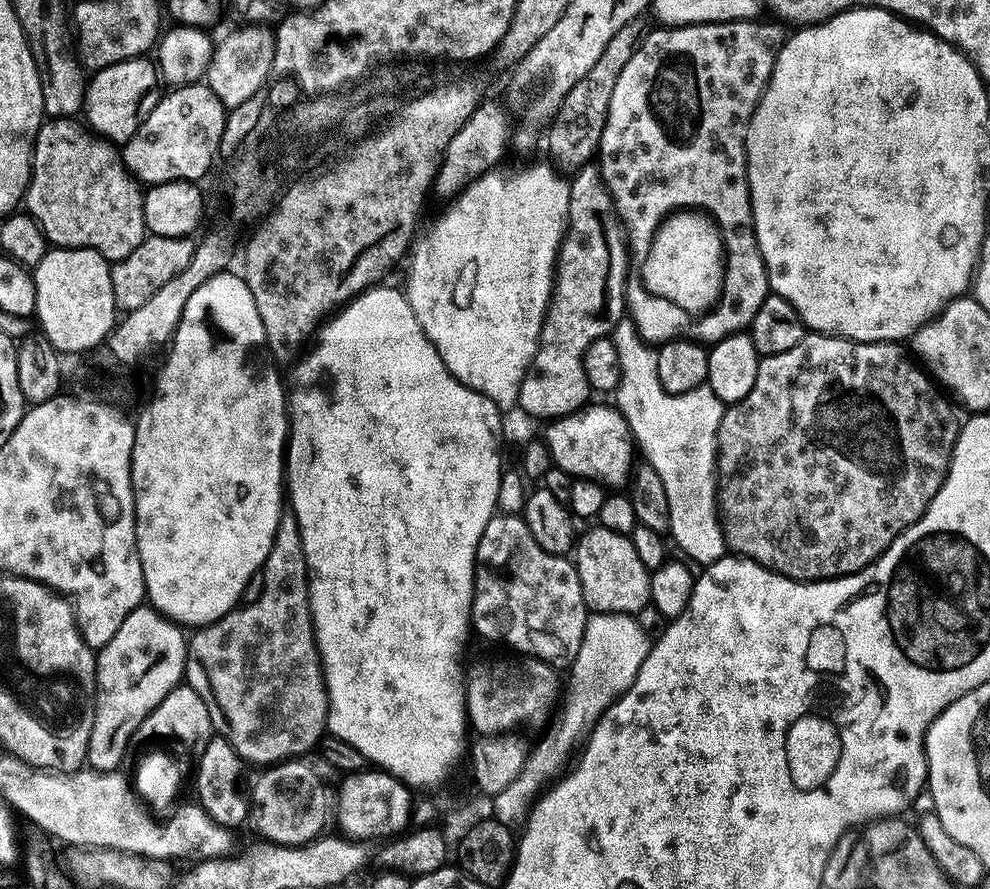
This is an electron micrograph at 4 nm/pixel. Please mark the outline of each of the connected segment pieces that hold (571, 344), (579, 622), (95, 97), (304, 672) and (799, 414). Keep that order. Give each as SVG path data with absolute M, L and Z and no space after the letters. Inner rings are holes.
M589 162L577 168L568 189L568 230L556 260L548 313L544 316L536 357L520 387L518 406L526 410L526 414L534 414L540 422L569 416L589 403L590 389L584 369L584 355L598 338L611 337L618 322L626 316L629 243L599 167ZM608 240L620 241L611 248Z
M486 522L486 530L482 530L482 538L476 547L476 577L470 621L475 635L477 632L488 640L505 640L516 651L513 653L533 656L557 670L568 670L574 658L578 658L582 634L589 618L590 609L585 606L582 598L582 582L578 578L578 570L568 556L555 556L542 550L542 546L534 542L534 534L530 534L530 538L522 538L522 523Z
M151 59L123 60L114 66L93 71L84 89L84 107L87 127L95 135L117 145L127 144L138 126L154 110L162 95L159 71Z
M282 518L278 522L278 530L274 534L274 542L270 546L270 554L266 558L263 566L264 589L262 598L253 604L237 606L232 611L227 612L222 618L218 618L212 624L206 624L195 629L188 640L188 651L191 658L184 661L187 687L194 691L206 702L206 710L210 710L210 722L213 729L224 739L234 746L236 753L240 755L241 761L245 765L262 764L261 766L271 766L284 761L295 761L304 757L317 747L323 736L326 736L328 727L328 687L324 681L324 667L320 665L320 652L316 648L316 631L312 625L312 611L308 601L308 563L306 562L306 550L302 546L302 534L298 530L298 522L294 518Z
M805 334L802 342L789 352L760 357L754 387L746 398L725 407L716 435L718 511L724 526L724 543L735 555L753 560L763 568L771 568L779 576L791 580L835 580L837 576L853 576L867 564L873 564L892 545L894 538L922 518L934 494L938 494L936 484L942 486L940 472L948 474L948 463L952 461L952 451L962 424L959 419L956 421L956 412L948 405L949 397L933 383L929 373L913 363L909 353L900 348L903 347L899 343L883 340L850 340L835 334Z

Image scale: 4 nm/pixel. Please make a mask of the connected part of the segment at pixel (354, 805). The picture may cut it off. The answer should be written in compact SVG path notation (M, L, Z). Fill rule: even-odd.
M383 770L371 771L345 775L338 784L340 800L335 809L335 823L340 824L339 831L345 837L361 842L373 842L383 836L392 838L403 833L409 827L412 815L413 801L408 800L409 785Z

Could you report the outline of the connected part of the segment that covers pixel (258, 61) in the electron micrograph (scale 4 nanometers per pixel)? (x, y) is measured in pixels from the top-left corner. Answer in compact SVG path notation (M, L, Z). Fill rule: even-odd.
M244 26L230 33L213 49L212 62L205 76L209 88L214 90L225 109L234 109L240 104L255 99L258 90L267 85L271 77L273 54L276 52L275 35L262 26Z

